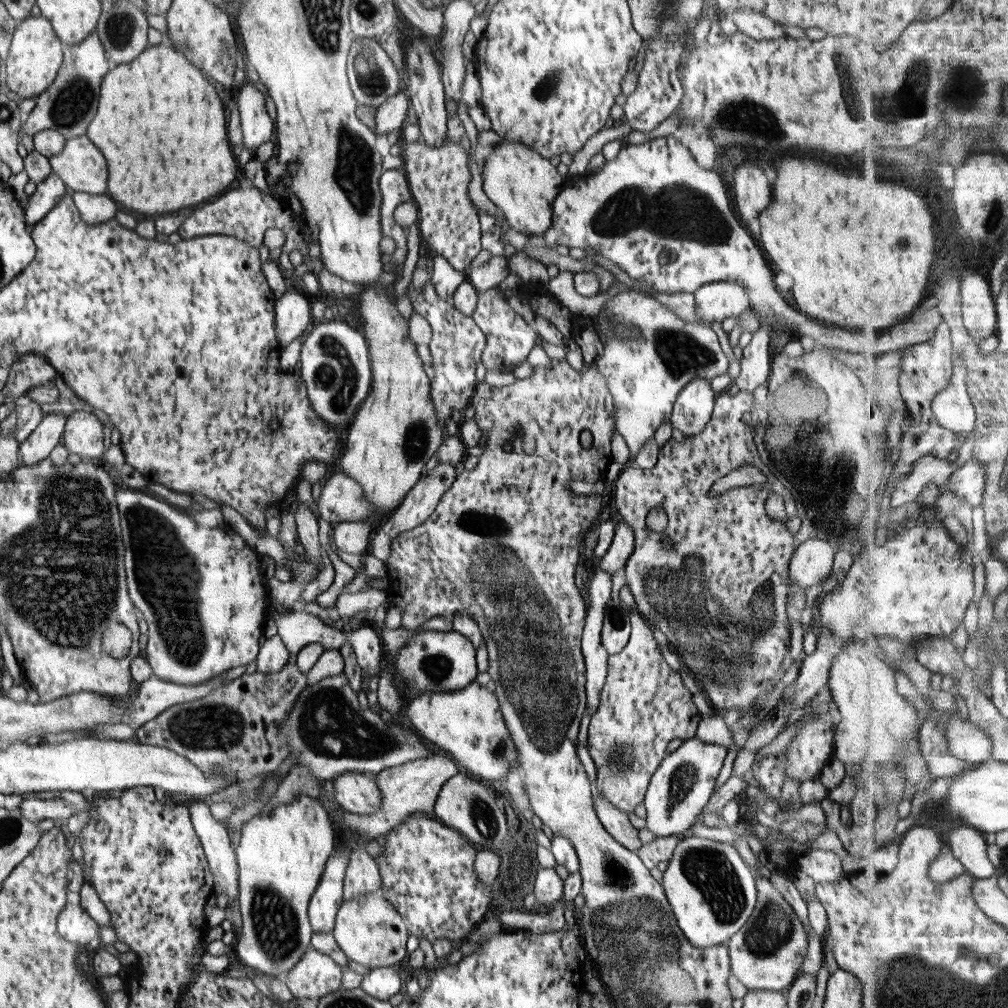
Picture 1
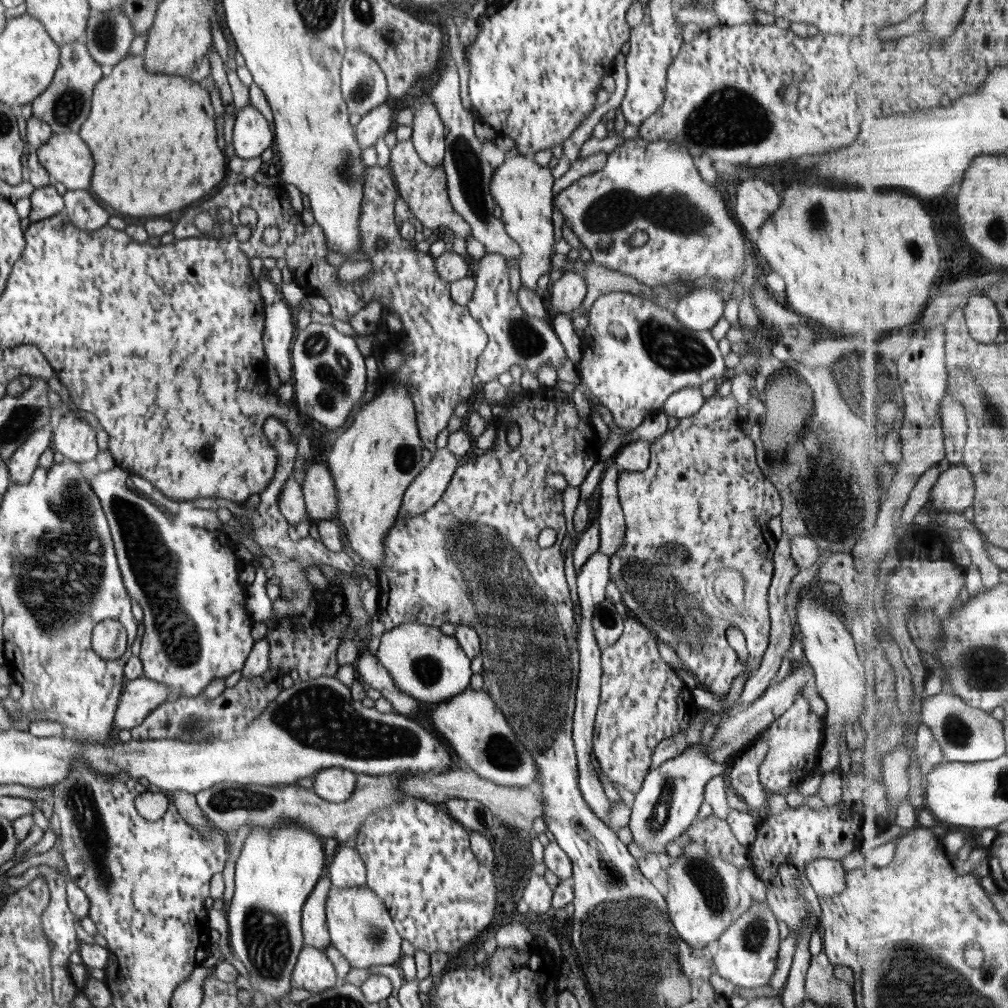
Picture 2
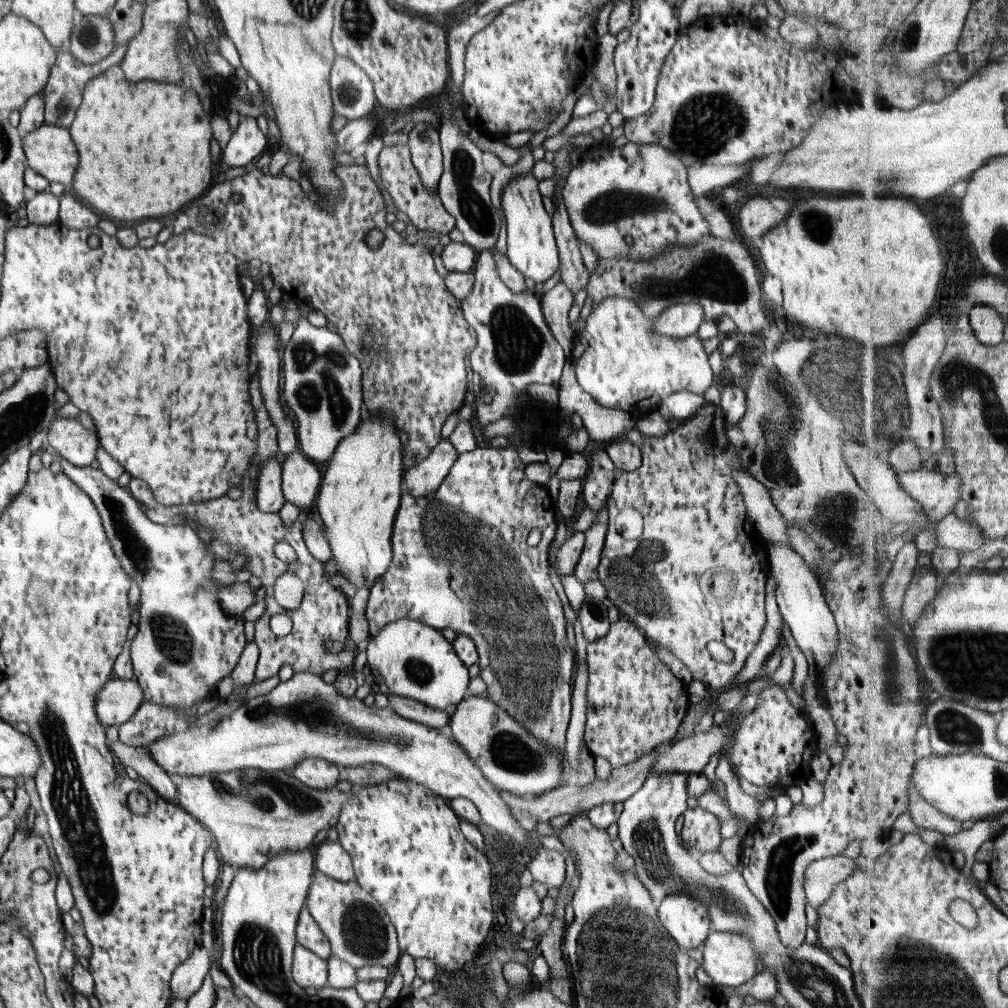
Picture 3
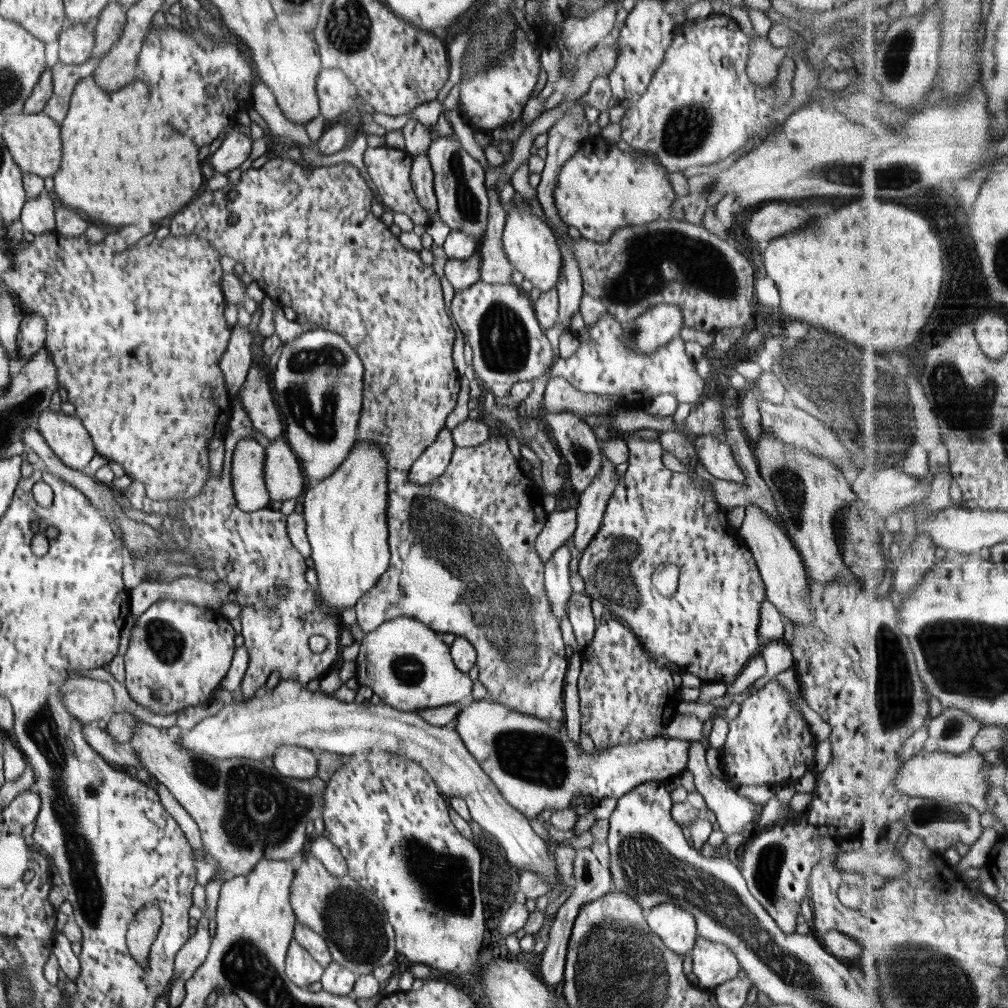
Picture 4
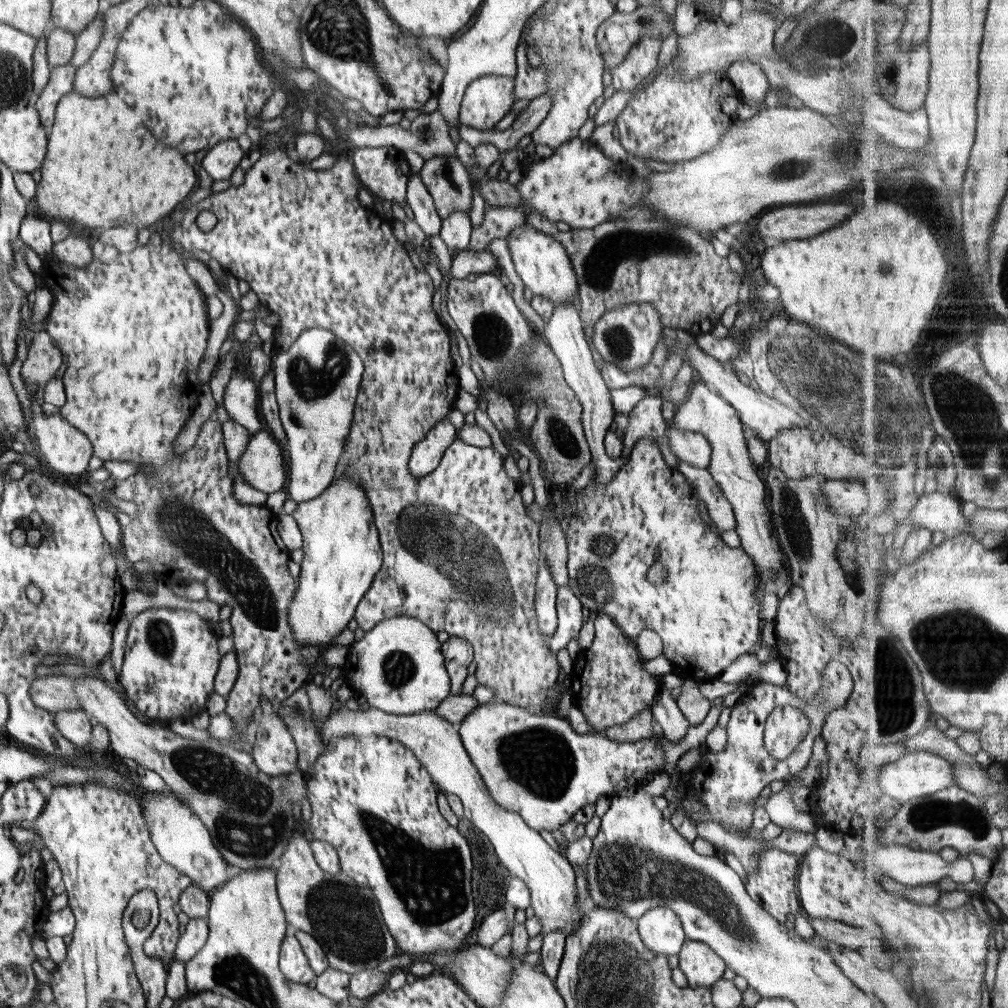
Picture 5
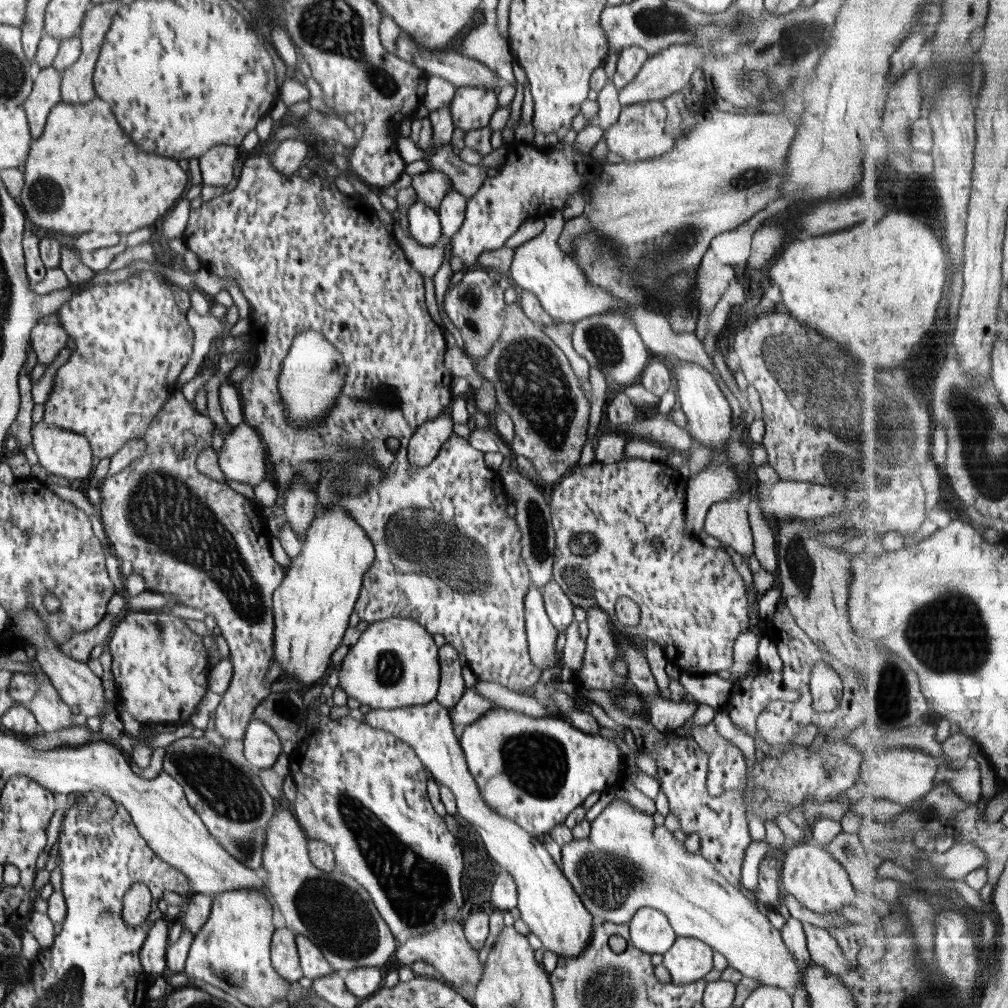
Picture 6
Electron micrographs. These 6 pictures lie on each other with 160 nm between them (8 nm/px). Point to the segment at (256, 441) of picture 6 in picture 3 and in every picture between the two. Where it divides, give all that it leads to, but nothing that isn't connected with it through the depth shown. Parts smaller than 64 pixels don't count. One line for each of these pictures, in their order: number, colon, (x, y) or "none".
3: (301, 478)
4: (283, 477)
5: (264, 466)

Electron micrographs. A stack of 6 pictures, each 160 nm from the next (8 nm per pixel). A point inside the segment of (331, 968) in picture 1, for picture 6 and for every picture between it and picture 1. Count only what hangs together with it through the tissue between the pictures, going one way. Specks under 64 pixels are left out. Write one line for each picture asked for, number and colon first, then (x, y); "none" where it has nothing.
2: (314, 972)
3: (308, 970)
4: (302, 969)
5: (294, 964)
6: (284, 956)

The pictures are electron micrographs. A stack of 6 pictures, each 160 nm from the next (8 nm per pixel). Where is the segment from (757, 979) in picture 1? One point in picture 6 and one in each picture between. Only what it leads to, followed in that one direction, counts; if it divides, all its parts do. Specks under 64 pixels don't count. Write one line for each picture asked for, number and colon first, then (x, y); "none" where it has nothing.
2: (747, 952)
3: (730, 961)
4: (713, 964)
5: (702, 967)
6: (689, 960)

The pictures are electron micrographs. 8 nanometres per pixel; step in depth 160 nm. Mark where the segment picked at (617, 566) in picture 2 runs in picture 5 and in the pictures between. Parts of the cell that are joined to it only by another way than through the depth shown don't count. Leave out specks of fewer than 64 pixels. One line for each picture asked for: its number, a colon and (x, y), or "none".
3: (680, 560)
4: (708, 628)
5: (706, 613)

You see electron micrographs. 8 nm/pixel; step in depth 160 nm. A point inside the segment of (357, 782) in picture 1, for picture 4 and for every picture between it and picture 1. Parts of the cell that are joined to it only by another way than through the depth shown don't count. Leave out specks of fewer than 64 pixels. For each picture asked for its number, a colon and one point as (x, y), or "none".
2: (335, 784)
3: (314, 772)
4: (295, 762)

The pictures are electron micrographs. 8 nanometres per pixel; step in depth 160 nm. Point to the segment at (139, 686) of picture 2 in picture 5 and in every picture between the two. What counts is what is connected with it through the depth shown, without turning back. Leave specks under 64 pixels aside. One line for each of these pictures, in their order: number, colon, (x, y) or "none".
3: (117, 702)
4: (89, 700)
5: (54, 693)

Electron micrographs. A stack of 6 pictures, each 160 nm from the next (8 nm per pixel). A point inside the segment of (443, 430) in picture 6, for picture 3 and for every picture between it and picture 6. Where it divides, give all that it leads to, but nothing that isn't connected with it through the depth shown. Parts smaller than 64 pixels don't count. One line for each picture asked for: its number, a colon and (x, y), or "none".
3: (422, 480)
4: (432, 463)
5: (425, 457)

